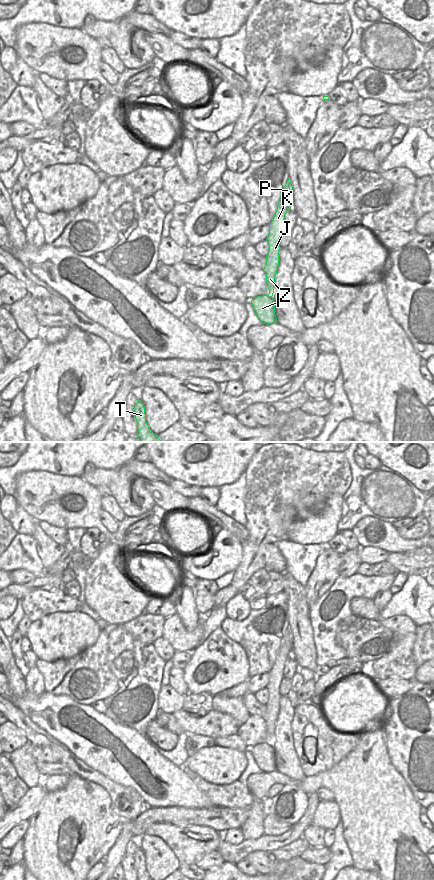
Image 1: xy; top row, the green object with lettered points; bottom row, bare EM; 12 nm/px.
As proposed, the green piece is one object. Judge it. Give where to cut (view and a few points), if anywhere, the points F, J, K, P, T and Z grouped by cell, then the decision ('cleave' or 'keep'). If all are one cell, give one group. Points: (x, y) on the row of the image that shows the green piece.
cut xy (266, 295), (271, 297); groups F T / J K P Z; cleave

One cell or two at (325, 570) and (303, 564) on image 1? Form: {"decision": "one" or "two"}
{"decision": "two"}

